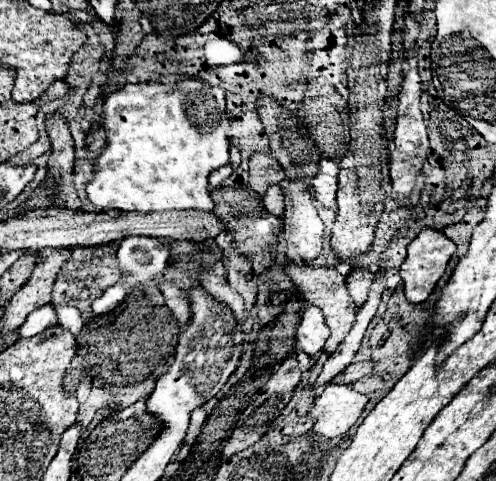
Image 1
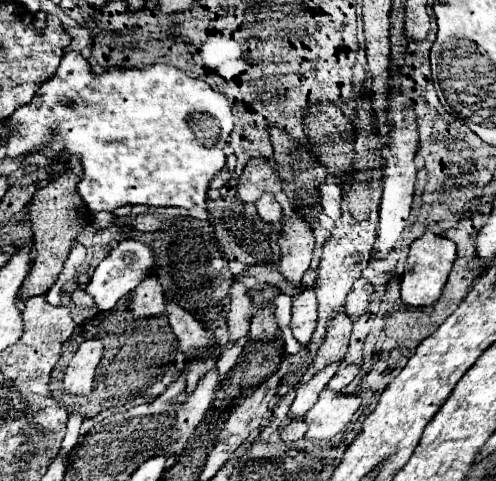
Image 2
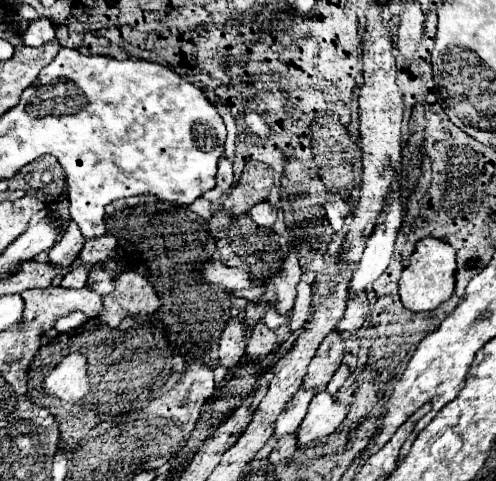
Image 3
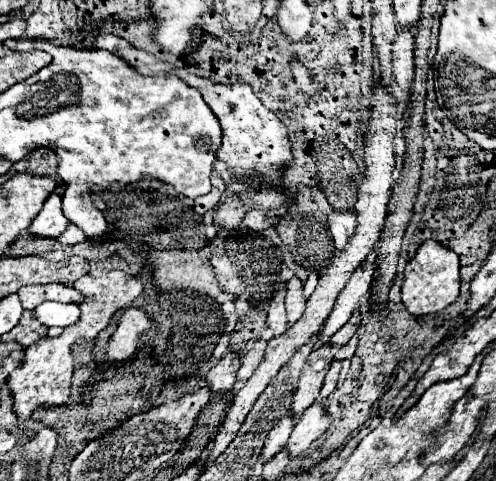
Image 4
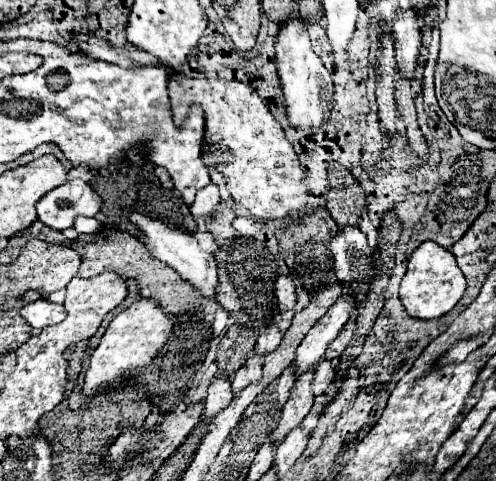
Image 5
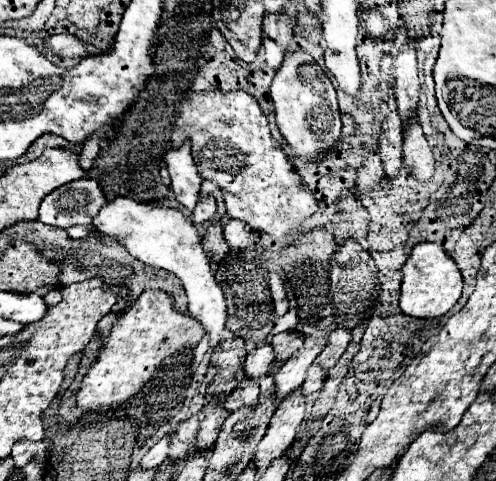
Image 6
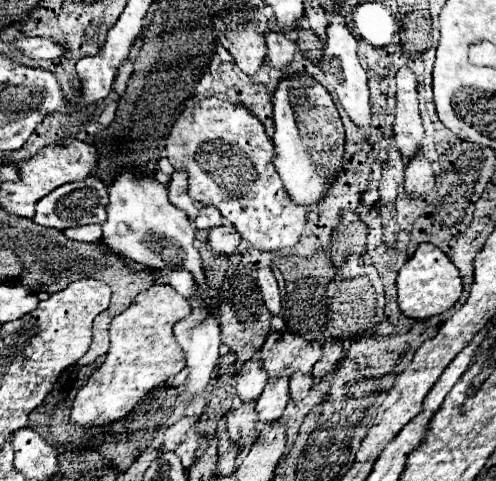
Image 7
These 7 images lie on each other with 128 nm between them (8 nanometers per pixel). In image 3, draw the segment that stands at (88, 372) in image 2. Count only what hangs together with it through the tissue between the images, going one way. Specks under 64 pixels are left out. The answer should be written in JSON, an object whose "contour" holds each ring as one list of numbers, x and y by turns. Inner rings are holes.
{"contour":[[81,353,66,354,42,380,42,390,50,396,60,396,64,402,78,402,88,394,86,358]]}

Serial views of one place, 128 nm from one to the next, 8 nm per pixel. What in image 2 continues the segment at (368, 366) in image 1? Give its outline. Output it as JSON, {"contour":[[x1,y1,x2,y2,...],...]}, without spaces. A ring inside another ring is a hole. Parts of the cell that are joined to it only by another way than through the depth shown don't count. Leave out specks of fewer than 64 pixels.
{"contour":[[346,366,340,372,336,372,336,376,332,376,332,380,328,382,328,388,336,390,336,392,344,392,344,388,354,380,356,374,358,374,356,366]]}

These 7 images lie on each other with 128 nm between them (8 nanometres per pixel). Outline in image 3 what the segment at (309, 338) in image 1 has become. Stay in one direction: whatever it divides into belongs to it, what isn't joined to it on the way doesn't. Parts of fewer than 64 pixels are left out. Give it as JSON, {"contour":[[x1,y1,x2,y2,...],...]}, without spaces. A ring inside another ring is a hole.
{"contour":[[300,282,298,284,298,296,296,296,294,310,292,310,292,318,290,318,290,330,302,328,302,324,308,320,310,308,312,308,312,290,310,290,310,284]]}

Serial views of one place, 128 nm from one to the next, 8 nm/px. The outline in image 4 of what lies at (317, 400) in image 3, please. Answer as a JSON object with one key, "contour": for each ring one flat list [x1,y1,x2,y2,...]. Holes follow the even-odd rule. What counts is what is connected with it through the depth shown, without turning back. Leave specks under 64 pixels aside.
{"contour":[[314,402,300,418,300,422,294,426,290,440,286,444,286,450,290,454,290,458,300,456,302,452,308,450,308,446,324,434,324,430,328,428,330,418,326,416,326,412,322,410,322,406,318,402]]}

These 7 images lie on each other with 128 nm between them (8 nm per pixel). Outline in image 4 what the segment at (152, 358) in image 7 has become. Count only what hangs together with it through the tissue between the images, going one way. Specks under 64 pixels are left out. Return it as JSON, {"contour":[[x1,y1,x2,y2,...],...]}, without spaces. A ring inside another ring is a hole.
{"contour":[[126,308,118,320,114,334,108,340,106,348,106,362,120,364,136,352,138,340,142,334,154,328,154,320,142,308]]}

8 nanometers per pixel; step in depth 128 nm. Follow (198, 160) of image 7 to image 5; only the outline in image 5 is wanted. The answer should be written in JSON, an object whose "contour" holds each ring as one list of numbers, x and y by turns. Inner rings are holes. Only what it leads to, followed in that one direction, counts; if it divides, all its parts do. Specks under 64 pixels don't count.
{"contour":[[171,73,168,80,170,104,174,122,182,124,188,118,192,104,200,104,204,110,204,144,202,144,202,160,208,168,216,168,226,178,226,188,236,204,244,206,252,218,258,220,284,220,296,212,306,212,310,192,304,184,304,170,300,168,300,160,292,144,286,140,280,124,268,112,266,102,256,94,250,84,228,82,228,80,192,80,182,74]]}

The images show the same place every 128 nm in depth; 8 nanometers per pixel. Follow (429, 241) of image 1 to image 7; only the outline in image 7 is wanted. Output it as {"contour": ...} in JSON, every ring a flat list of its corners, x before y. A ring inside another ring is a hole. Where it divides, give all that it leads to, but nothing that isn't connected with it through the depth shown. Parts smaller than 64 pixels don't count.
{"contour":[[420,244,414,252,414,256,402,266,398,278,398,308,404,316,414,320,432,318,436,314,442,314,450,310,460,294,462,294,462,280,458,268,452,264,452,260,434,244]]}

